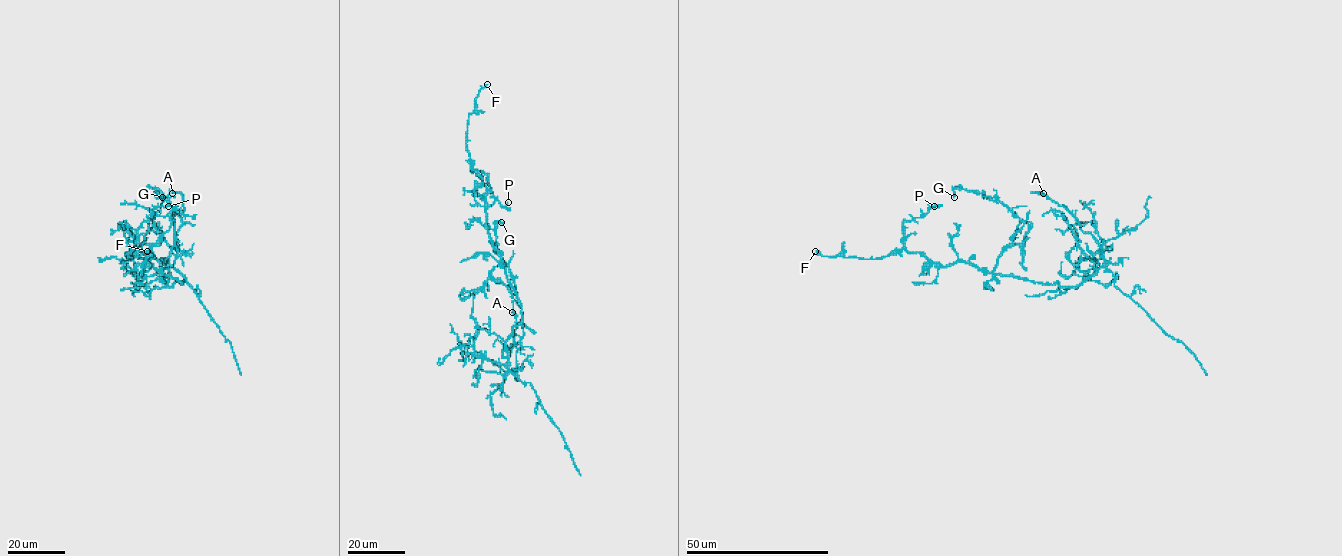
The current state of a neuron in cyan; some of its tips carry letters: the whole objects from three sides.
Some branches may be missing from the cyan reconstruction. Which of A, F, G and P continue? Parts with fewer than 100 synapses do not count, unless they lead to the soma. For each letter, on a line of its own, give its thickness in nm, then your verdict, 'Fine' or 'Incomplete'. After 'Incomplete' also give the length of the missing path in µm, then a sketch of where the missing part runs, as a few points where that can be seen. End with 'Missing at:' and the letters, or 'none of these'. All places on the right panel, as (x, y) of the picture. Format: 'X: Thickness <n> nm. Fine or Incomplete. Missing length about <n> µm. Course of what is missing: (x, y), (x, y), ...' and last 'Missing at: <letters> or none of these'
A: Thickness 140 nm. Fine
F: Thickness 140 nm. Fine
G: Thickness 120 nm. Fine
P: Thickness 140 nm. Fine
Missing at: none of these

